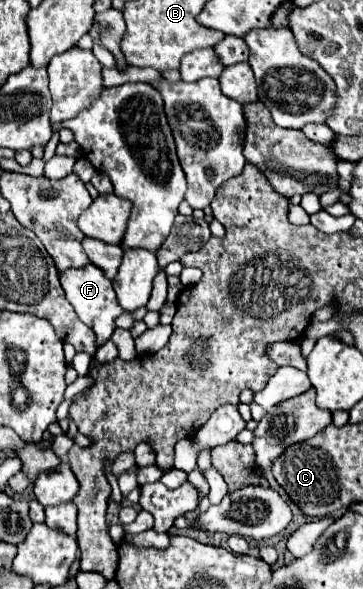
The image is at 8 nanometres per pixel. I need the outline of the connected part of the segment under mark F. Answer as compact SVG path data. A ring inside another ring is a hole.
M90 263L88 267L78 267L78 269L72 267L72 271L64 271L64 275L60 275L60 283L62 283L64 293L66 293L68 301L72 303L76 315L88 327L94 329L96 339L98 339L98 345L106 343L110 339L112 331L116 329L114 319L124 313L124 309L120 307L120 303L116 303L116 295L114 295L114 289L112 289L112 281L104 275L104 271L100 267L96 267L94 263Z

